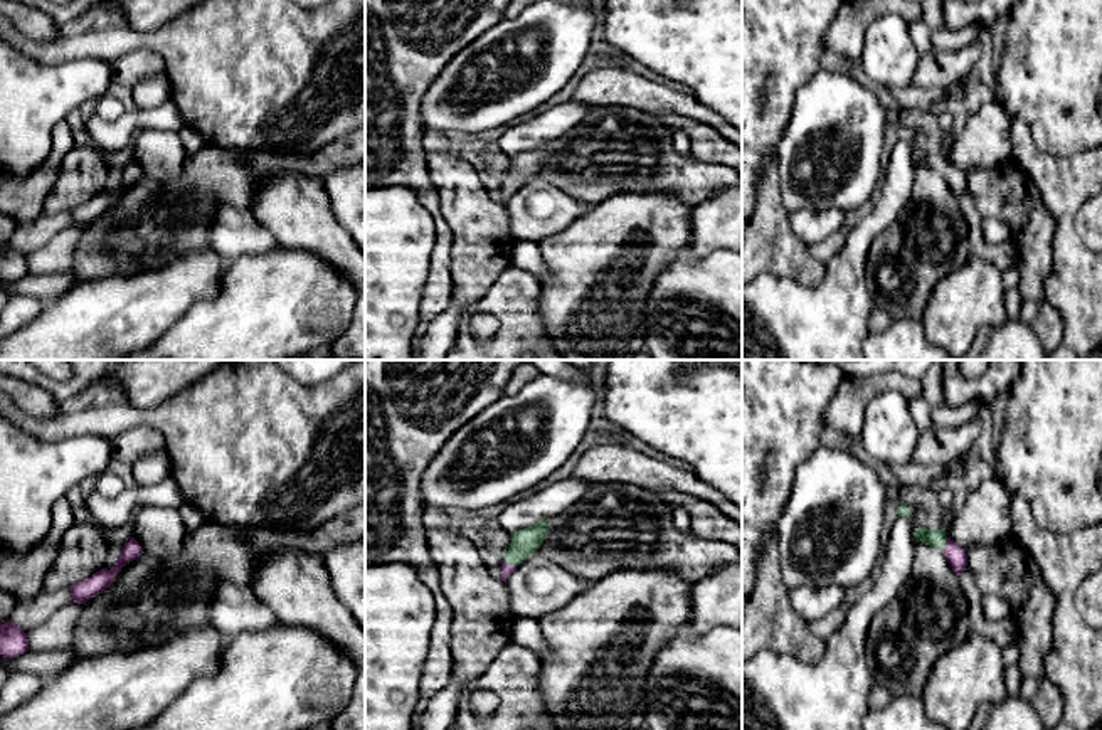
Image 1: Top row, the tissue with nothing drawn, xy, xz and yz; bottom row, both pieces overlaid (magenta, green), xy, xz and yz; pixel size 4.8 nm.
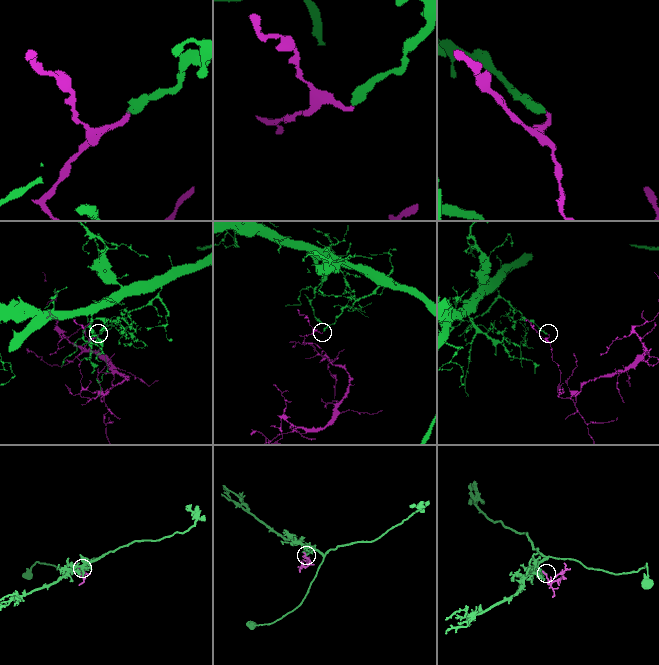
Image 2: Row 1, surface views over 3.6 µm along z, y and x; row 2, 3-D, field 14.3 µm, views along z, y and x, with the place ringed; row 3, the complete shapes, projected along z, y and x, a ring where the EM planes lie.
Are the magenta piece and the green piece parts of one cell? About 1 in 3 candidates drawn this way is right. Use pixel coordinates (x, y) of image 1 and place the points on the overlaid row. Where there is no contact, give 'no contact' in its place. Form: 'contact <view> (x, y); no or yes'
contact xz (510, 566); yes

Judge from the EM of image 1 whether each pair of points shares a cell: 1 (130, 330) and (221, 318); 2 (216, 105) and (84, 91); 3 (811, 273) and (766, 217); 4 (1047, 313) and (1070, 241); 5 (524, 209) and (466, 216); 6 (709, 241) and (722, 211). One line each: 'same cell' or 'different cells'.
1: different cells
2: different cells
3: same cell
4: different cells
5: different cells
6: same cell

